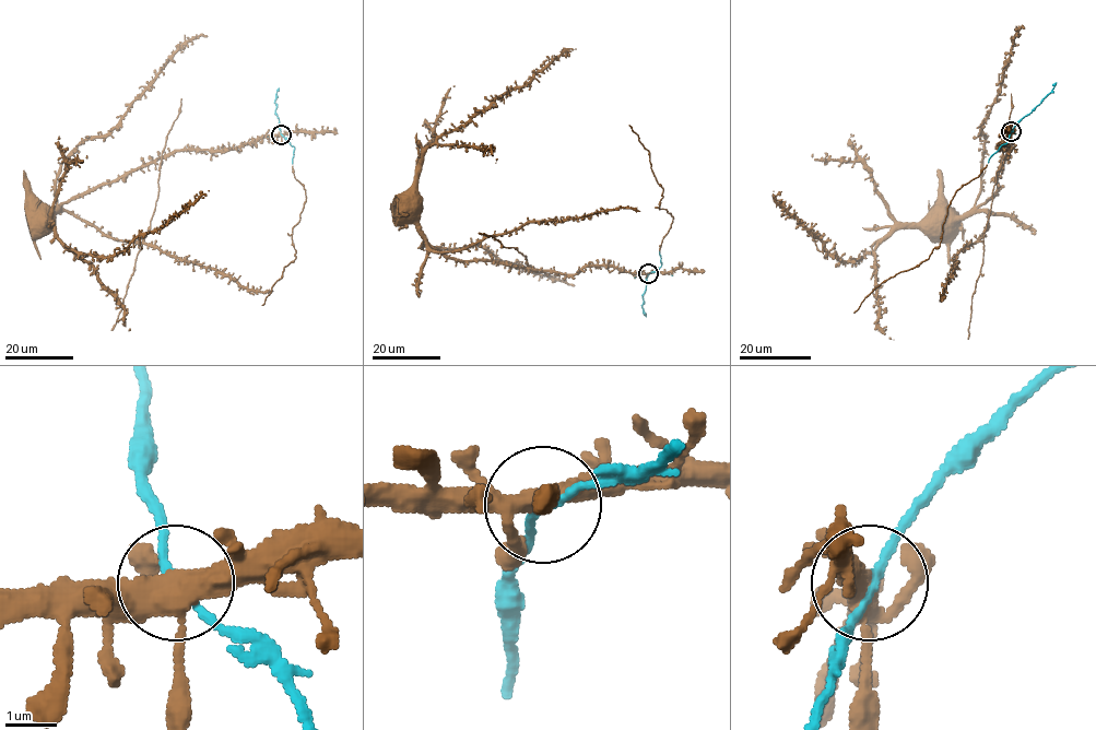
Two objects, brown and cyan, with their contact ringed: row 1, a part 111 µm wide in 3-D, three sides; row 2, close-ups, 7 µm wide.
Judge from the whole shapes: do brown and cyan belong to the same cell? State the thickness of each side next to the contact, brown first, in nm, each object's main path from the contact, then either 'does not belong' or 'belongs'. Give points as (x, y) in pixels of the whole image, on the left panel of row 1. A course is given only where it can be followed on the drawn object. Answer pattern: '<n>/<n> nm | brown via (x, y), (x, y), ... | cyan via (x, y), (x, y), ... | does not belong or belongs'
400/150 nm | brown via (281, 134), (233, 148), (174, 150), (69, 199), (50, 222), (75, 252), (117, 255), (208, 190) | cyan via (281, 134), (274, 103), (279, 87) | belongs

